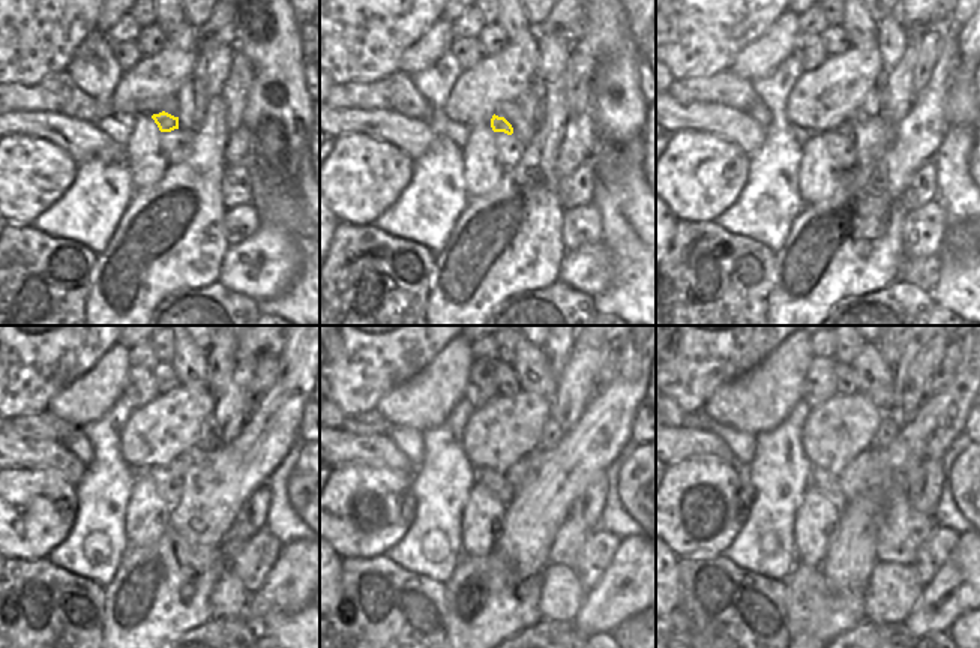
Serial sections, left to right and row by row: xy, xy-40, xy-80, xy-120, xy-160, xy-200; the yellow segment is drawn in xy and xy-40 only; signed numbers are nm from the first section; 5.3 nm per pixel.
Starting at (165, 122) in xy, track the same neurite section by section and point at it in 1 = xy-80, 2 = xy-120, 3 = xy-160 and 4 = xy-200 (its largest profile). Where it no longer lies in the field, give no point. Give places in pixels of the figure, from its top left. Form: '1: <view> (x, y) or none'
1: xy-80 (845, 128)
2: xy-120 (176, 467)
3: xy-160 (518, 471)
4: xy-200 (904, 530)

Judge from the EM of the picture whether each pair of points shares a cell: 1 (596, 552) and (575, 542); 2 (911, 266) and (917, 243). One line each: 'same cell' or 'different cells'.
1: different cells
2: different cells

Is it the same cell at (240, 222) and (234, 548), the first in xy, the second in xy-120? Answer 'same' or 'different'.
different

